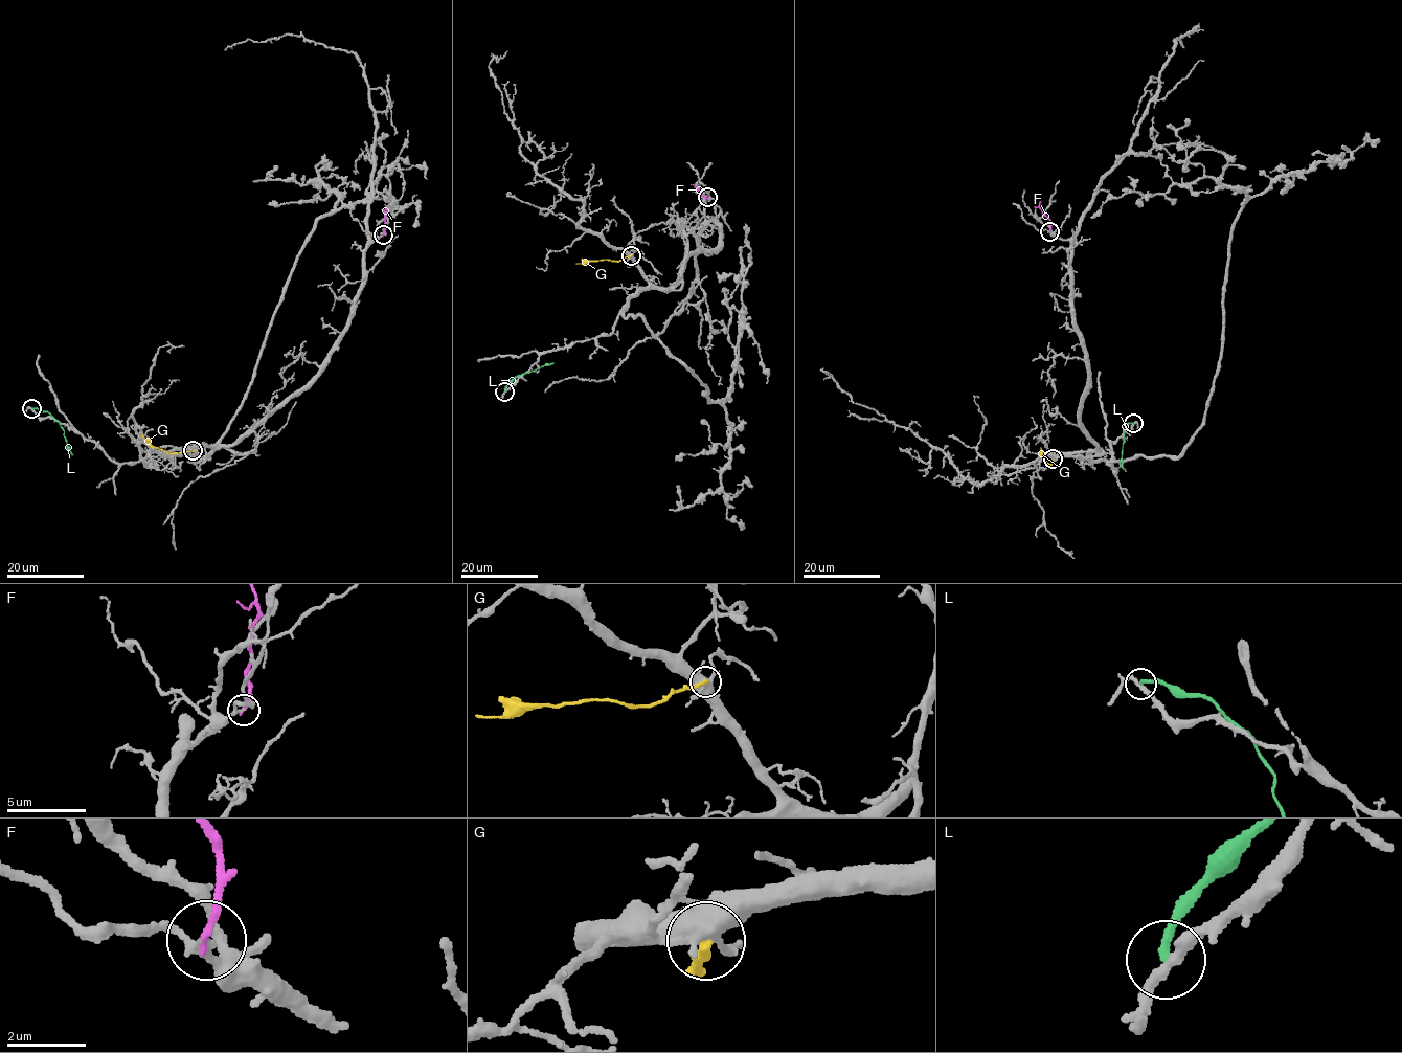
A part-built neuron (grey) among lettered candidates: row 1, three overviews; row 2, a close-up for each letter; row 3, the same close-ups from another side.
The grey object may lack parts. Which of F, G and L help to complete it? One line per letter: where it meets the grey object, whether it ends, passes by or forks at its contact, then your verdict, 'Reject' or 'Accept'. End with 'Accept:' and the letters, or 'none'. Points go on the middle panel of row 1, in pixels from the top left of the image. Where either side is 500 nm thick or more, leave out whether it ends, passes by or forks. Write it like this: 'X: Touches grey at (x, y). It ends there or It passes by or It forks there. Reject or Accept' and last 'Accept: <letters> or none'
F: Touches grey at (707, 197). It ends there. Reject
G: Touches grey at (631, 255). It ends there. Reject
L: Touches grey at (504, 391). It ends there. Reject
Accept: none

